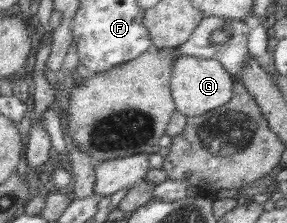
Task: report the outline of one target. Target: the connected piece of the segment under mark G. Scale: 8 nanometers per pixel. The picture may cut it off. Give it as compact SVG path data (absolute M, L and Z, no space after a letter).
M182 54L175 63L175 76L172 80L173 96L177 108L182 113L188 117L198 117L230 103L235 96L236 83L237 80L219 59Z

